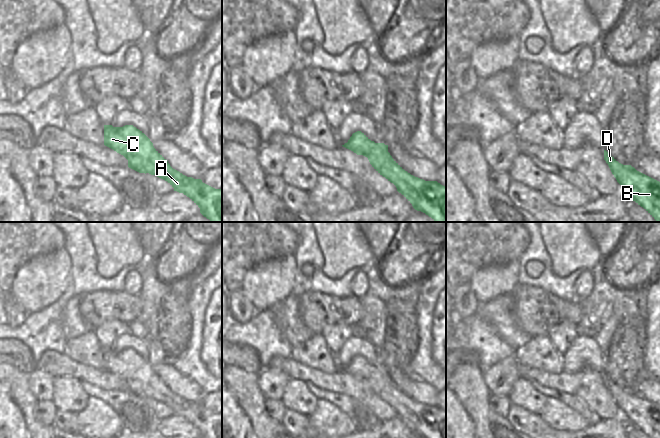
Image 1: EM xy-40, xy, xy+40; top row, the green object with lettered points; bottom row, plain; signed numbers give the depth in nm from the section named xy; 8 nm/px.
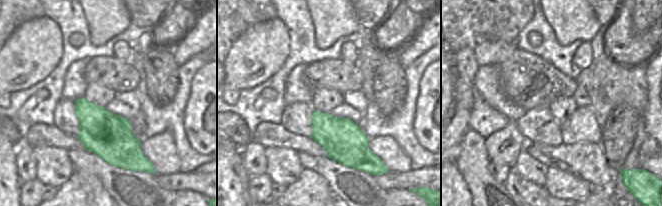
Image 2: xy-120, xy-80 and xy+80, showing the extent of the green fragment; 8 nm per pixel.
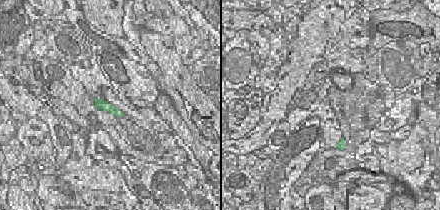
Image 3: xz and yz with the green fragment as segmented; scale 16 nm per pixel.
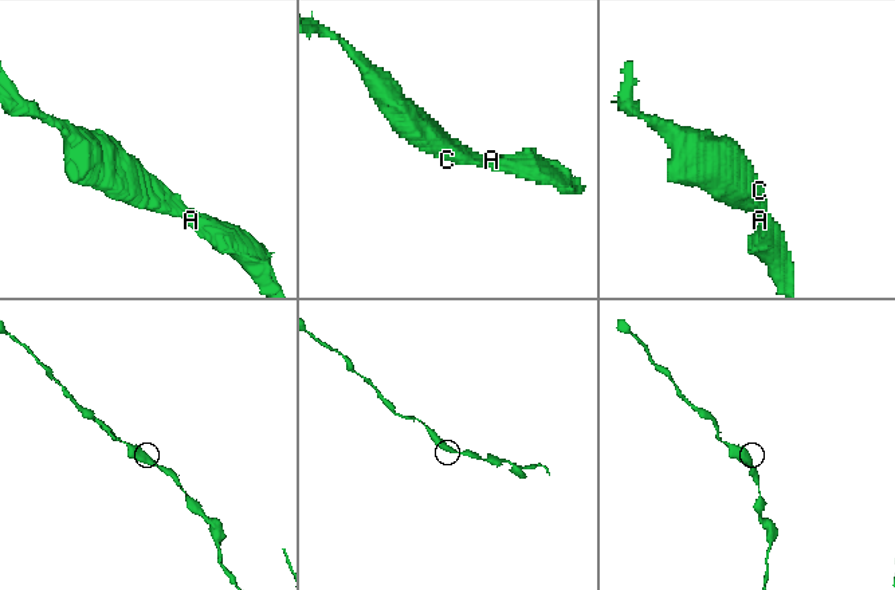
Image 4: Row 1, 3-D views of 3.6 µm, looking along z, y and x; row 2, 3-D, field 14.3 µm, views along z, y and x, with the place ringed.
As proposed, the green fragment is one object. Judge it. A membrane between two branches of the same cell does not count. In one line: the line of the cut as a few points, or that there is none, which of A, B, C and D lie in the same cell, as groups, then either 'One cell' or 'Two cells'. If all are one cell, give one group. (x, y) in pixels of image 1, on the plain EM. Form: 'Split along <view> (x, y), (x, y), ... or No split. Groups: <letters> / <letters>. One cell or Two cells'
No split. Groups: A B C D. One cell

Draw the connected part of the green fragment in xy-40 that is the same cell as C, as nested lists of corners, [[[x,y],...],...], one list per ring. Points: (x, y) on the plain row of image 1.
[[[104,349],[104,369],[123,379],[128,384],[128,391],[139,396],[149,397],[167,405],[174,415],[189,421],[199,432],[201,438],[222,438],[222,414],[215,413],[201,403],[187,401],[173,393],[168,385],[154,372],[150,363],[133,349],[113,351]]]

